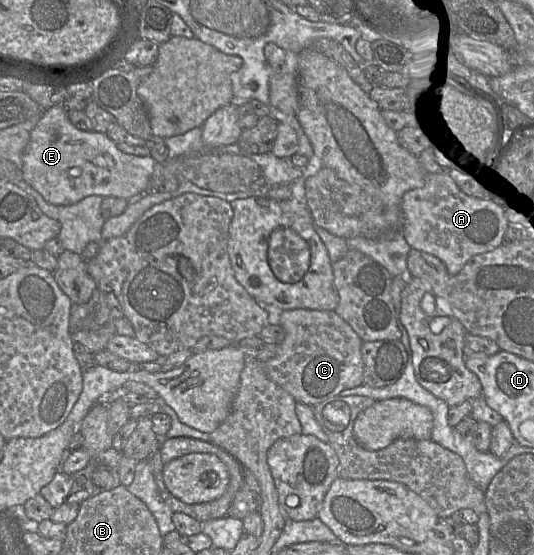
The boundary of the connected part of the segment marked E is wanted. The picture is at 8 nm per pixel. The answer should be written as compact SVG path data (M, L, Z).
M55 105L42 110L22 154L23 179L50 204L73 205L90 195L135 200L149 191L157 165L150 155L121 152L106 133L83 131L68 118L67 110Z

